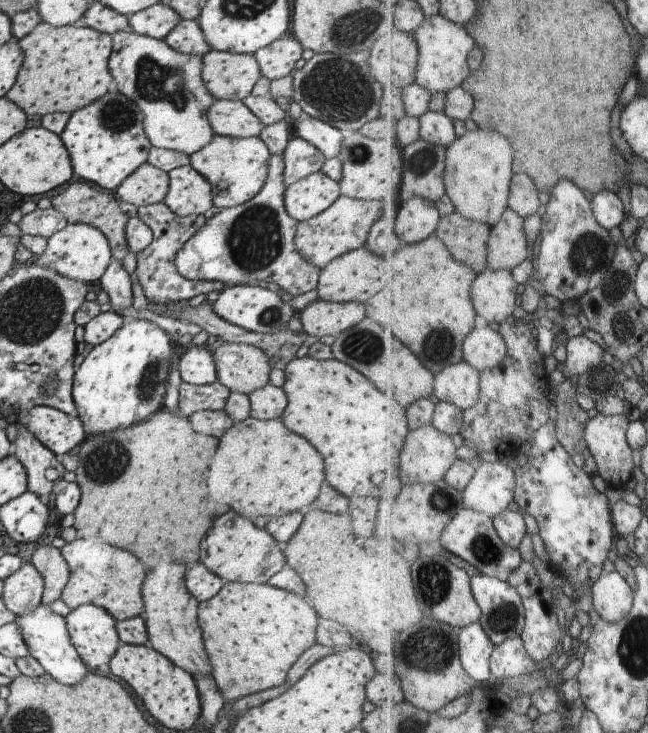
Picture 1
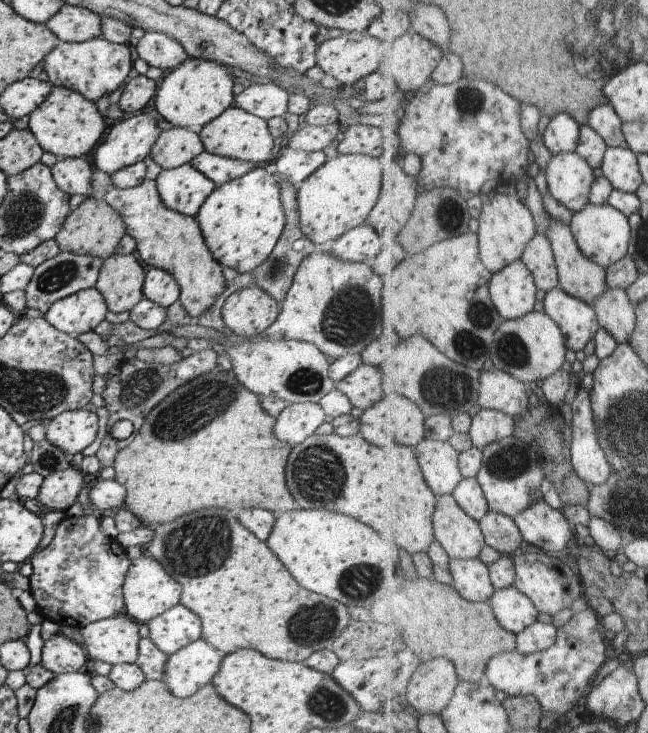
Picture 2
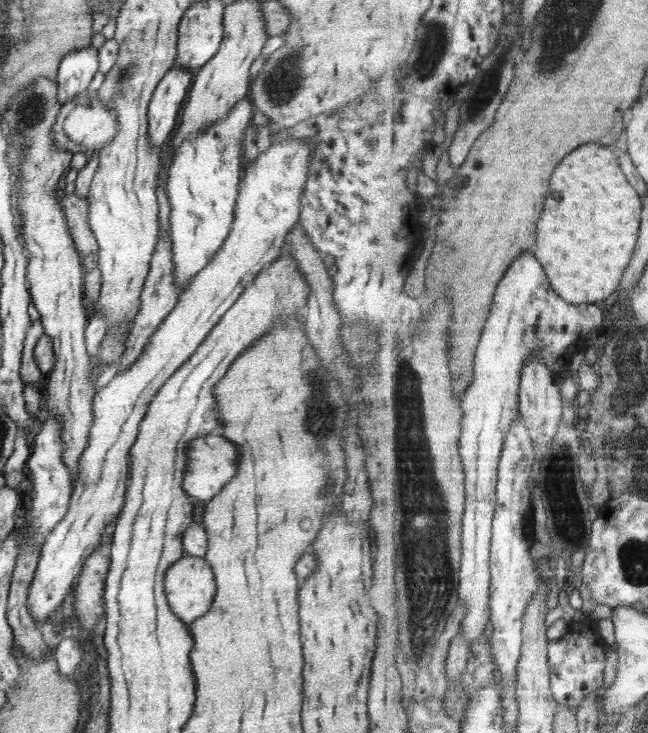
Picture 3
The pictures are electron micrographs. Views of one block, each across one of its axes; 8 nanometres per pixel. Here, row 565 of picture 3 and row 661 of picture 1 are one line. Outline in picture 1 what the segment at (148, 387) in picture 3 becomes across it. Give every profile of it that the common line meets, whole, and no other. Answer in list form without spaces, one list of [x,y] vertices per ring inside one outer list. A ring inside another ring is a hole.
[[[40,604],[38,608],[30,610],[28,614],[16,617],[15,621],[20,628],[30,656],[37,660],[45,672],[50,674],[54,680],[68,686],[76,686],[84,680],[84,676],[90,670],[72,644],[65,617],[54,614],[50,610],[50,605]]]

